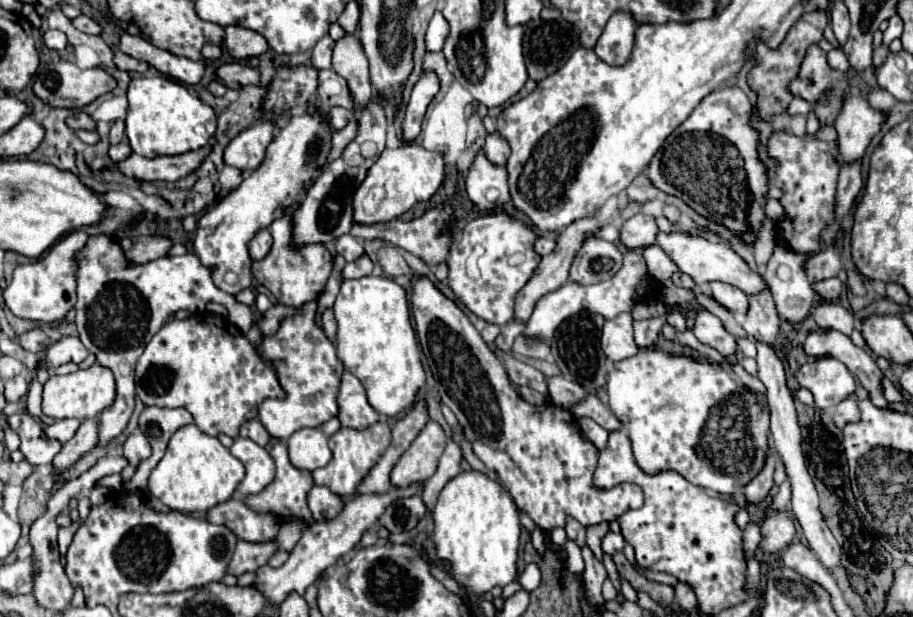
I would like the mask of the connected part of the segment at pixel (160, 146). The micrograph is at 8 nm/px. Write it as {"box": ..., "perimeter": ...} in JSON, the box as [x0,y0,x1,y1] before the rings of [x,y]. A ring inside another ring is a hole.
{"box":[126,78,216,156],"perimeter":[[[134,78],[128,86],[128,116],[126,116],[126,136],[136,154],[154,156],[176,156],[190,150],[198,150],[216,132],[216,114],[198,96],[190,94],[188,88],[172,78]]]}

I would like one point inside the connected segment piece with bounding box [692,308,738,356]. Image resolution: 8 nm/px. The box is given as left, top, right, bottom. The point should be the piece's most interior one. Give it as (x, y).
(708, 329)

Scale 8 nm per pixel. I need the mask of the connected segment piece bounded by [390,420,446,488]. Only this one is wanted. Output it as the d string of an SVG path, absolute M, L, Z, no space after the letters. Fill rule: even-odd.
M428 422L422 432L414 438L410 448L398 458L390 472L390 482L398 488L406 488L410 484L420 484L428 480L438 466L438 458L442 456L446 446L446 436L440 424Z

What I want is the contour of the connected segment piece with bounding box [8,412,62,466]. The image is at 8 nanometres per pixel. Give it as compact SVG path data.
M28 412L10 416L8 424L20 436L20 452L32 466L50 464L52 458L62 450L62 444L58 440L44 436L42 424L36 422Z

